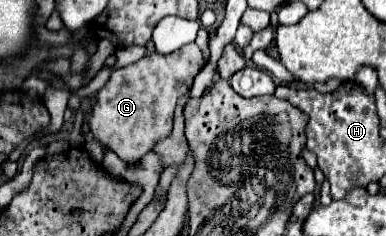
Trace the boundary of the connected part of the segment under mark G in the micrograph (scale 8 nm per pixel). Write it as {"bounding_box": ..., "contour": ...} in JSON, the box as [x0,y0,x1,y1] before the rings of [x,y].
{"bounding_box":[89,42,203,162],"contour":[[[191,42],[171,54],[155,50],[139,62],[113,70],[107,84],[99,90],[89,118],[93,136],[101,144],[109,146],[121,160],[137,162],[143,154],[151,152],[159,140],[171,134],[177,100],[191,90],[193,80],[203,66],[203,52],[195,42]]]}

